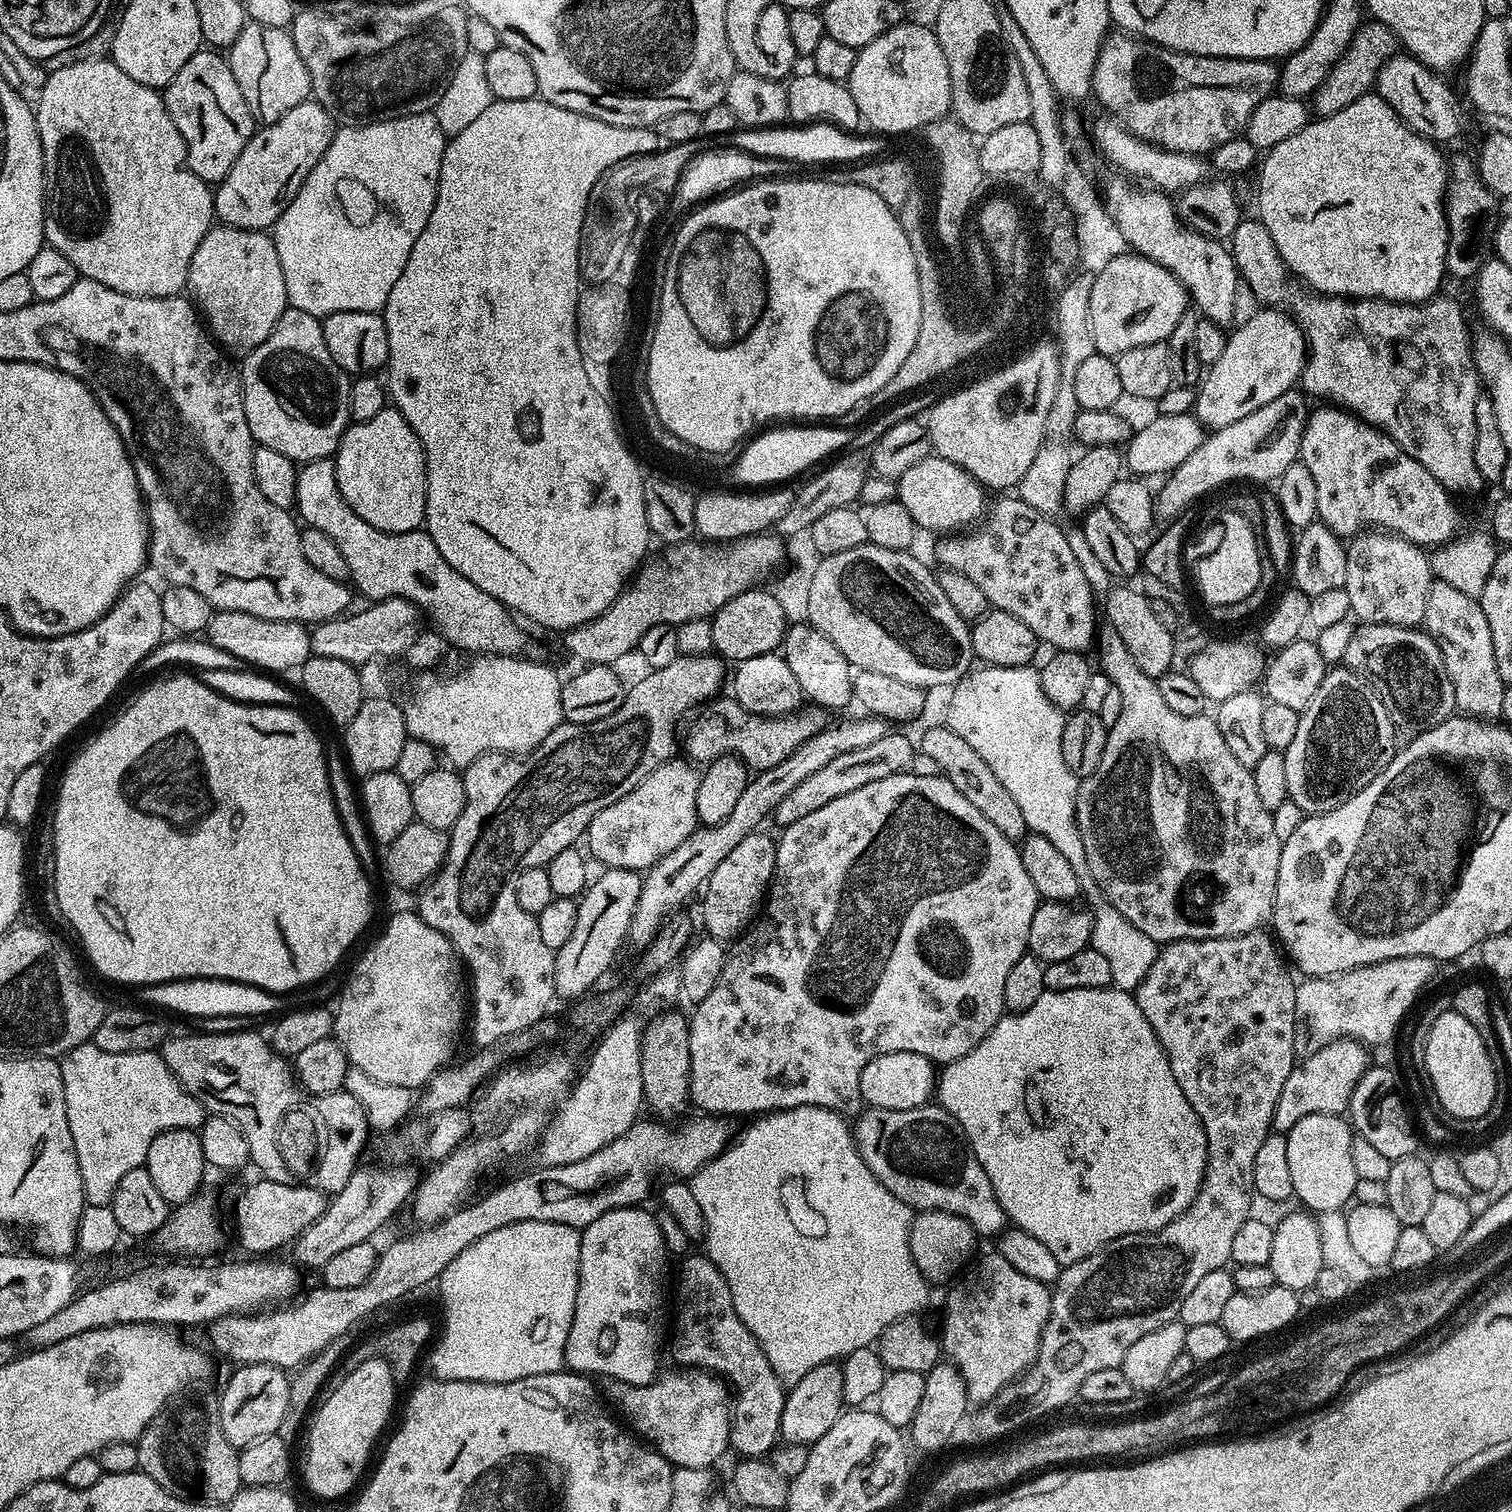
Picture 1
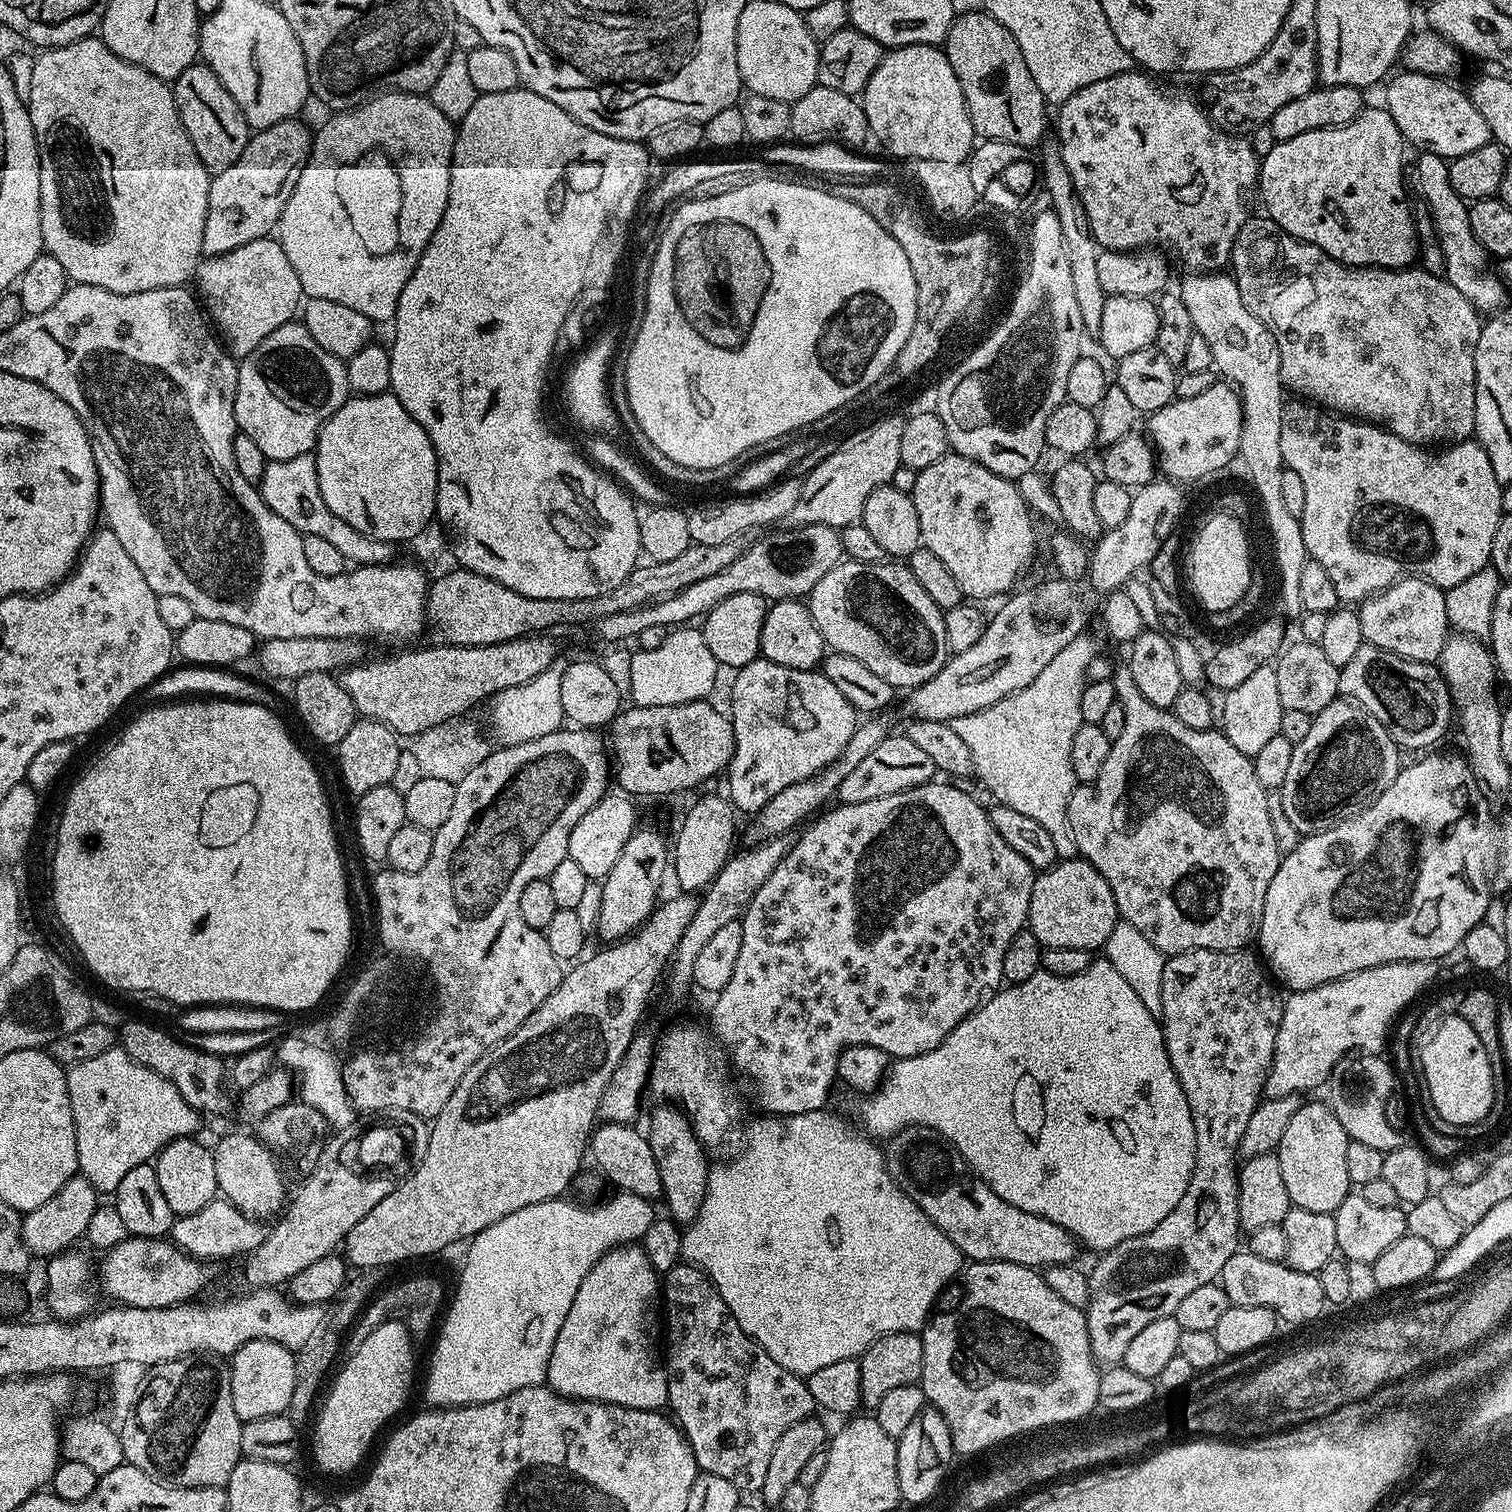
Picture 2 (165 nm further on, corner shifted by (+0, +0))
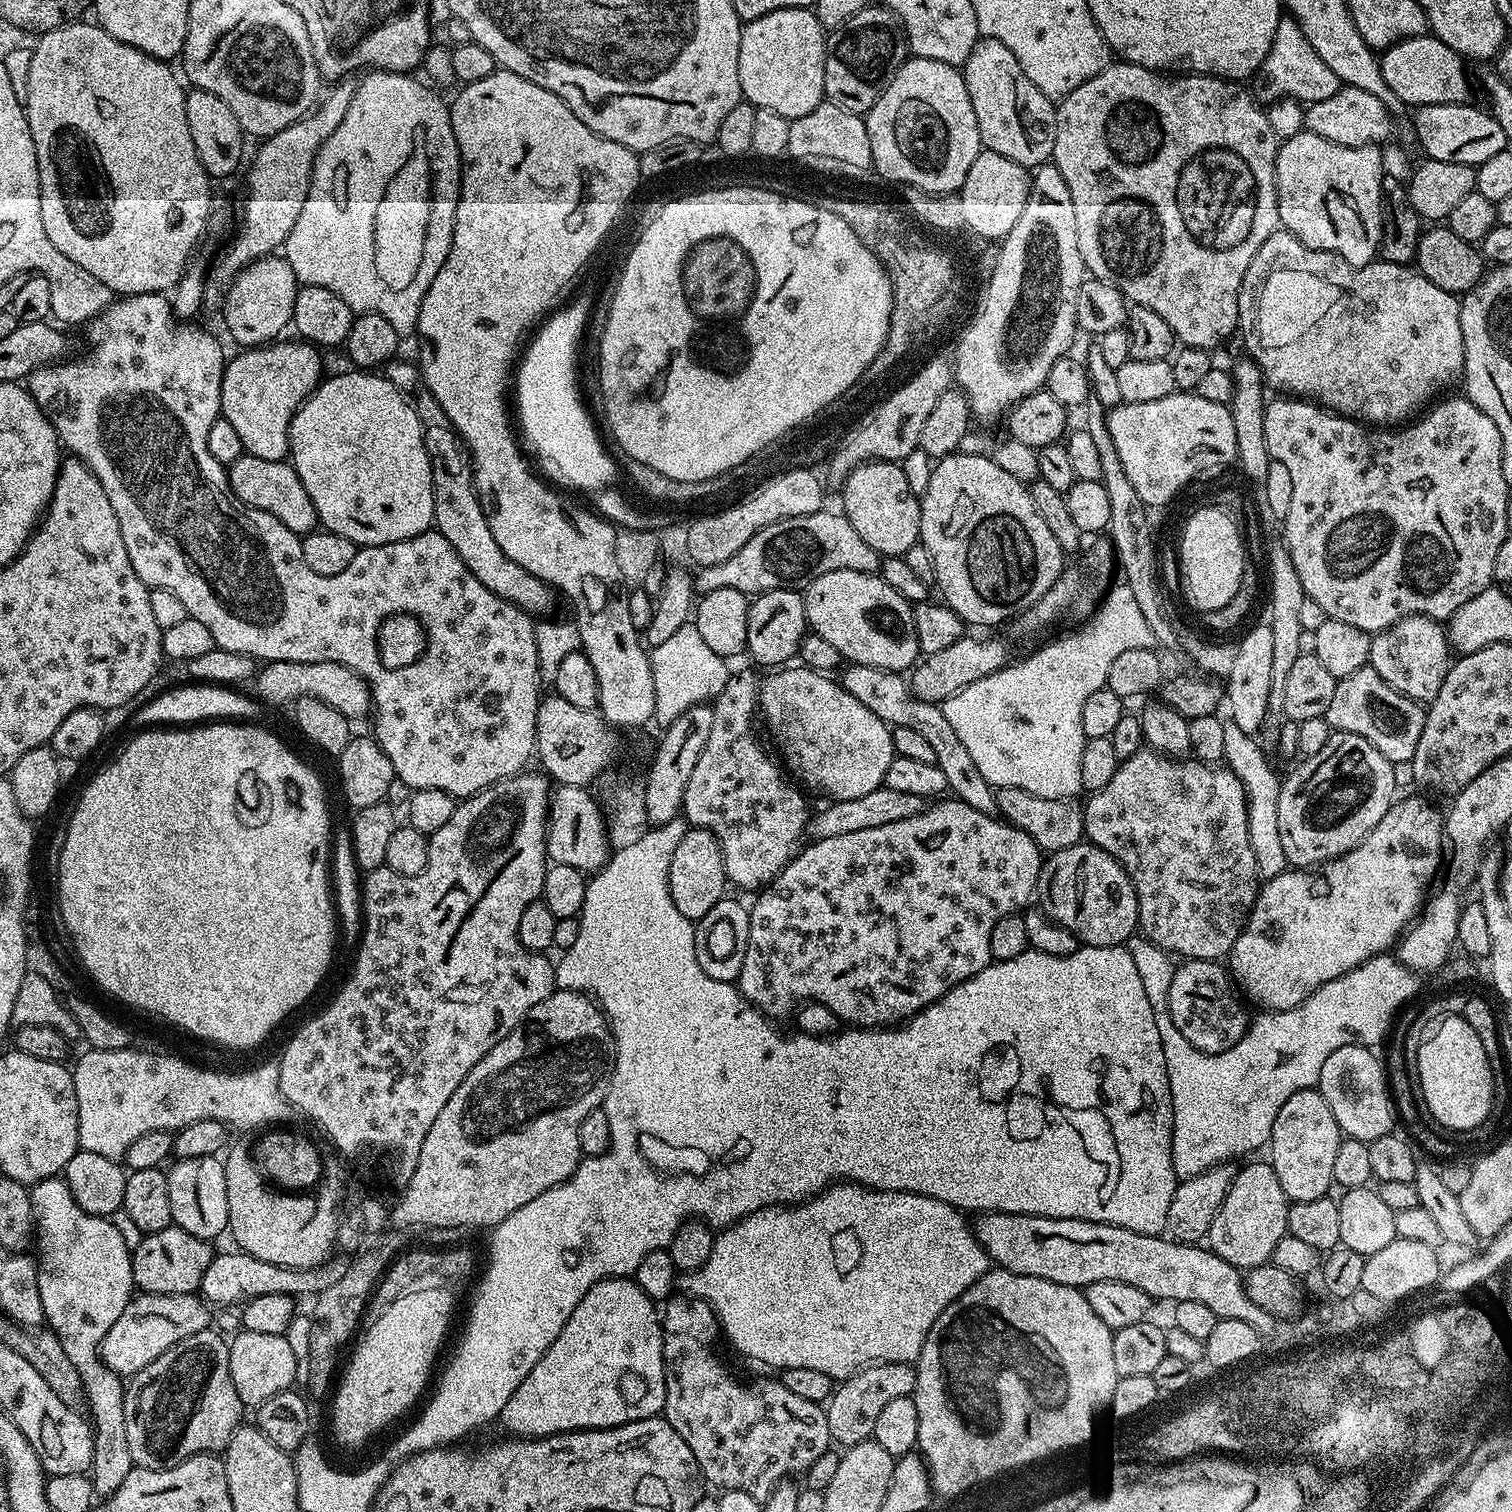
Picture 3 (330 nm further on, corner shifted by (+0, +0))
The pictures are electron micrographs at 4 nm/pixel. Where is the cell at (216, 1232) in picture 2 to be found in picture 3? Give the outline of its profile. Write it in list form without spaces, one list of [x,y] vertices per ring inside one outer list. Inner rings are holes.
[[[175,1226],[147,1233],[132,1252],[132,1282],[141,1293],[195,1293],[202,1282],[206,1266],[214,1255],[213,1245]]]

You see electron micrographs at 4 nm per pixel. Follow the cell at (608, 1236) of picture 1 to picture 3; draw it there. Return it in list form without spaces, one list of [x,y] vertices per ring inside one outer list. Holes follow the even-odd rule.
[[[614,1276],[600,1280],[594,1286],[590,1286],[590,1290],[586,1290],[582,1302],[578,1302],[578,1306],[574,1306],[574,1314],[570,1314],[566,1326],[562,1326],[558,1338],[554,1338],[554,1342],[546,1350],[546,1354],[542,1354],[542,1358],[534,1366],[534,1370],[530,1370],[530,1374],[526,1374],[526,1378],[522,1378],[522,1382],[516,1387],[514,1394],[510,1394],[510,1402],[506,1402],[506,1406],[500,1411],[499,1423],[504,1423],[504,1428],[508,1431],[505,1433],[511,1434],[513,1437],[539,1438],[554,1436],[557,1432],[585,1432],[587,1428],[613,1428],[619,1424],[629,1424],[635,1420],[645,1420],[651,1416],[661,1415],[664,1411],[663,1345],[664,1330],[661,1313],[654,1301],[636,1285],[635,1279]]]

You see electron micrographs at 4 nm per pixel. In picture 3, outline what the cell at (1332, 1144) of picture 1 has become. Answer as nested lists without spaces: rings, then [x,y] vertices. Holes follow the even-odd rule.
[[[1298,1090],[1298,1094],[1286,1098],[1282,1110],[1278,1110],[1278,1118],[1274,1118],[1270,1163],[1289,1201],[1314,1202],[1314,1198],[1322,1198],[1333,1191],[1334,1158],[1338,1155],[1341,1139],[1334,1113],[1326,1106],[1326,1098],[1322,1098],[1319,1090]]]

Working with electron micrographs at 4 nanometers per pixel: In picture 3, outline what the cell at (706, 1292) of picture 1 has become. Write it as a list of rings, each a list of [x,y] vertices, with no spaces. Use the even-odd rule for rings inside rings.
[[[676,1294],[671,1297],[663,1305],[662,1308],[662,1327],[664,1330],[664,1345],[662,1346],[662,1354],[664,1355],[664,1411],[662,1413],[665,1420],[670,1422],[670,1426],[674,1426],[674,1430],[678,1430],[678,1434],[682,1434],[682,1442],[686,1442],[686,1446],[690,1446],[690,1454],[694,1454],[694,1458],[700,1467],[700,1475],[705,1481],[708,1480],[716,1487],[716,1490],[727,1490],[729,1492],[741,1492],[742,1494],[750,1494],[750,1498],[758,1501],[765,1501],[770,1498],[772,1491],[776,1489],[776,1485],[785,1479],[787,1472],[807,1473],[810,1466],[814,1466],[823,1452],[829,1451],[830,1445],[833,1443],[830,1434],[830,1422],[828,1421],[828,1413],[823,1407],[814,1402],[806,1402],[806,1398],[802,1398],[792,1391],[786,1390],[786,1386],[778,1378],[772,1380],[760,1380],[757,1384],[752,1384],[749,1388],[743,1388],[714,1357],[708,1353],[708,1347],[722,1336],[722,1329],[714,1310],[704,1300],[695,1299],[687,1294]]]

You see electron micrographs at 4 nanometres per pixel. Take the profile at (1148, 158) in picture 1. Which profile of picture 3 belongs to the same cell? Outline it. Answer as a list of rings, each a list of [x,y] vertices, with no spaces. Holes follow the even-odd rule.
[[[1127,62],[1109,63],[1107,68],[1103,68],[1101,72],[1094,74],[1094,78],[1090,78],[1090,82],[1082,82],[1082,86],[1078,86],[1078,90],[1070,90],[1070,94],[1066,94],[1063,100],[1056,104],[1056,133],[1054,134],[1054,150],[1052,151],[1051,163],[1056,165],[1057,170],[1062,174],[1062,178],[1066,178],[1066,190],[1070,190],[1070,202],[1074,202],[1074,230],[1078,230],[1078,250],[1082,254],[1082,262],[1084,263],[1087,275],[1093,280],[1101,280],[1117,288],[1124,295],[1125,301],[1137,304],[1138,306],[1146,306],[1146,310],[1154,310],[1154,314],[1158,314],[1159,317],[1165,320],[1166,326],[1170,326],[1173,337],[1183,347],[1215,350],[1231,332],[1233,335],[1237,331],[1240,322],[1238,294],[1242,286],[1242,278],[1246,274],[1246,270],[1250,266],[1254,254],[1258,254],[1258,250],[1262,250],[1262,242],[1266,242],[1266,238],[1270,238],[1270,234],[1274,234],[1280,228],[1278,198],[1276,197],[1277,147],[1278,139],[1274,130],[1271,129],[1267,111],[1263,107],[1260,109],[1256,105],[1255,98],[1239,83],[1225,80],[1218,76],[1165,74],[1157,72],[1155,68],[1143,68],[1137,64],[1129,64]]]

